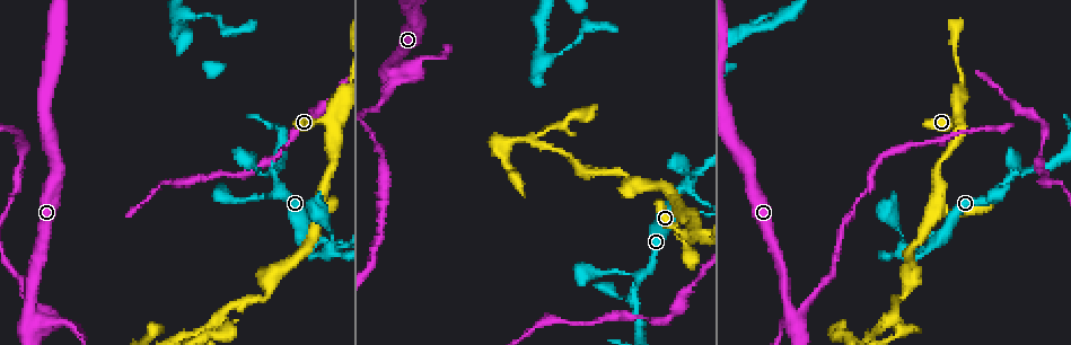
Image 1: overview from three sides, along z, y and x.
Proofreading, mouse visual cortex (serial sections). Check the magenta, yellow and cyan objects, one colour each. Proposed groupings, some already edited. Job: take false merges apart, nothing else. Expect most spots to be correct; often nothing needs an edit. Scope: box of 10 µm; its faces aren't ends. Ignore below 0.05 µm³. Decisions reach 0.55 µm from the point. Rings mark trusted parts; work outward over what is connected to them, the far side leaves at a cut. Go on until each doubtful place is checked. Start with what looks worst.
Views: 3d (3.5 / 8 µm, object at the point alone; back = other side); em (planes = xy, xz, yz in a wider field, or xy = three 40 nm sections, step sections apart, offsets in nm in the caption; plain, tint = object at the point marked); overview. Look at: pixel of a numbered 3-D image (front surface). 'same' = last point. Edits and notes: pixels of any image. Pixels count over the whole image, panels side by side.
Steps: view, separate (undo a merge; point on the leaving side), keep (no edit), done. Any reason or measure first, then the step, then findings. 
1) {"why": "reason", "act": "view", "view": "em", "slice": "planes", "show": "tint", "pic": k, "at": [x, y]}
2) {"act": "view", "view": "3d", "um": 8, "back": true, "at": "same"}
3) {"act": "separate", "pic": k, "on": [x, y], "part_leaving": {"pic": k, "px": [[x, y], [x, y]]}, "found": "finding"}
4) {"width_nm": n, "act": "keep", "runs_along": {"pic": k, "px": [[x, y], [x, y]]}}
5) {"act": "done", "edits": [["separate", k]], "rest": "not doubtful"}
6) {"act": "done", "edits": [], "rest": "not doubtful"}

{"act": "view", "view": "3d", "um": 8, "pic": 1, "at": [691, 180]}

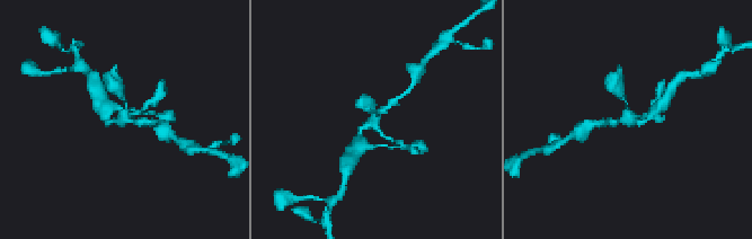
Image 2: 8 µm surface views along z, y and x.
{"arms": 4, "arm_widths_nm": [150, 150, 200, 200], "why": "now the EM", "act": "view", "view": "em", "slice": "xy", "step": 5, "show": "tint", "at": "same"}

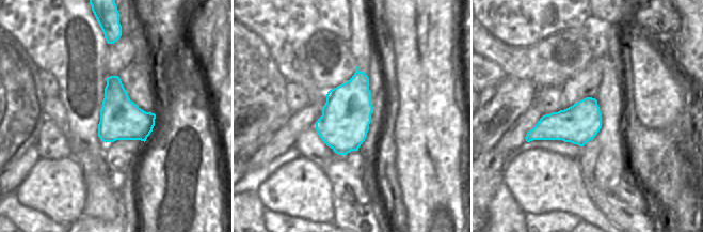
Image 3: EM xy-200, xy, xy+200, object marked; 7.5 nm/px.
{"act": "keep", "runs_along": {"pic": 2, "px": [[648, 117], [631, 120], [618, 88]]}, "found": "one cell here"}

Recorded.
{"why": "thin arm on a thick one", "act": "view", "view": "3d", "um": 3.5, "pic": 1, "at": [799, 316]}

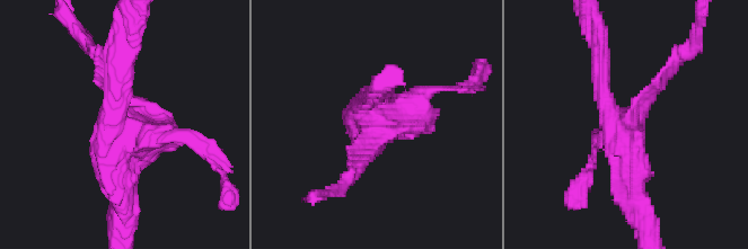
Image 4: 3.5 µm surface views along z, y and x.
{"why": "need the tissue", "act": "view", "view": "em", "slice": "planes", "show": "tint", "pic": 4, "at": [120, 125]}

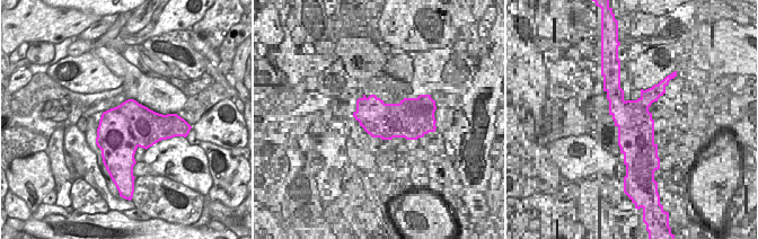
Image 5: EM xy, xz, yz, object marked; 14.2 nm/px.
{"act": "separate", "pic": 4, "on": [166, 127], "border": {"pic": 5, "px": [[116, 107], [139, 145]]}, "found": "two cells meet here"}

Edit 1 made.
{"why": "a narrow waist", "act": "view", "view": "3d", "um": 3.5, "pic": 1, "at": [637, 296]}

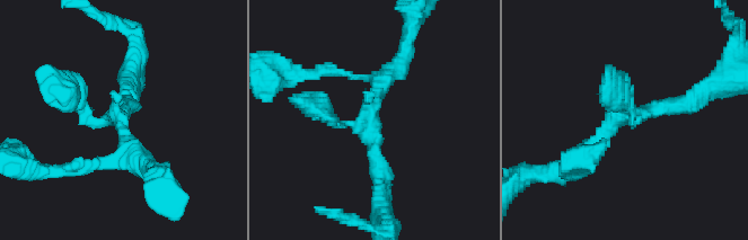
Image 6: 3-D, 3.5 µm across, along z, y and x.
{"act": "view", "view": "em", "slice": "xy", "step": 1, "show": "tint", "pic": 6, "at": [373, 120]}

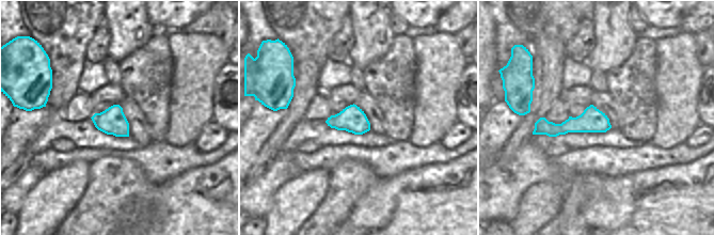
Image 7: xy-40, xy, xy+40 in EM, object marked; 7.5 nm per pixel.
{"act": "keep", "runs_along": {"pic": 6, "px": [[577, 160], [615, 118], [698, 98]]}, "found": "continuous, no second cell"}

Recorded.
{"act": "done", "edits": [["separate", 4]], "rest": "not doubtful"}

